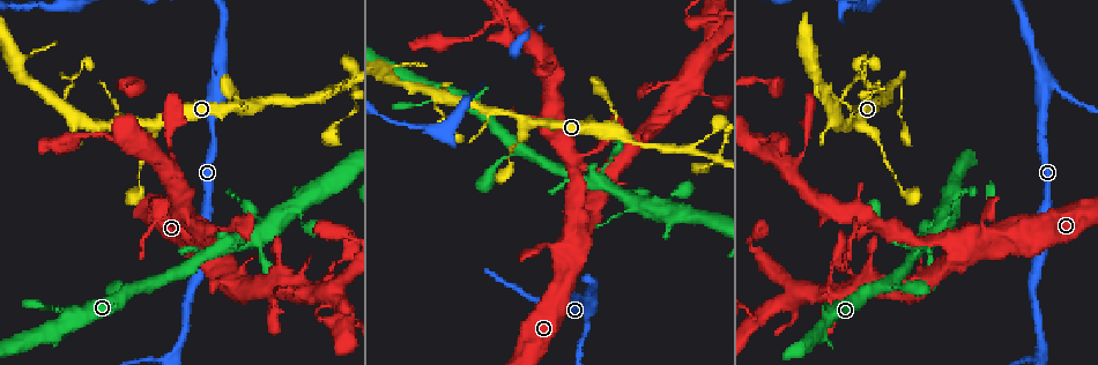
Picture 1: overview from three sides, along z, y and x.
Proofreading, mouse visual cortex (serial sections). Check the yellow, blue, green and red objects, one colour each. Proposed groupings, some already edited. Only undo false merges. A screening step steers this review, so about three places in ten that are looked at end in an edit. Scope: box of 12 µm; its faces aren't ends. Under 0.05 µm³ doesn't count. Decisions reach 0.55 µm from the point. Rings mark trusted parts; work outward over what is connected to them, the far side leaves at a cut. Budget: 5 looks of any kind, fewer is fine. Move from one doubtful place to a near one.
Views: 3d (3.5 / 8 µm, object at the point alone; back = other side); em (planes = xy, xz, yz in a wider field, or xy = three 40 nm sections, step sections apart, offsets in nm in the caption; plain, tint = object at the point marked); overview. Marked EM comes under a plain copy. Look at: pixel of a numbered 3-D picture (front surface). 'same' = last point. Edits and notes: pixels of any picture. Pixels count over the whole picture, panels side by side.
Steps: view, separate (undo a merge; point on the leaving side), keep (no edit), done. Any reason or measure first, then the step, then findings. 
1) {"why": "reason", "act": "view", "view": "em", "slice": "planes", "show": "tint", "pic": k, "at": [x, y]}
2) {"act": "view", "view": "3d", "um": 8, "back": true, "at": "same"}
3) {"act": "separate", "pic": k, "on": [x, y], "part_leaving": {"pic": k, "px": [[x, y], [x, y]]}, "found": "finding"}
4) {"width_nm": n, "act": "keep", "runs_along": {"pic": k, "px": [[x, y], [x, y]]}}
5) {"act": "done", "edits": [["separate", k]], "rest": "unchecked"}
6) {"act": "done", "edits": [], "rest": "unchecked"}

{"why": "three arms meet", "act": "view", "view": "3d", "um": 3.5, "pic": 1, "at": [219, 85]}

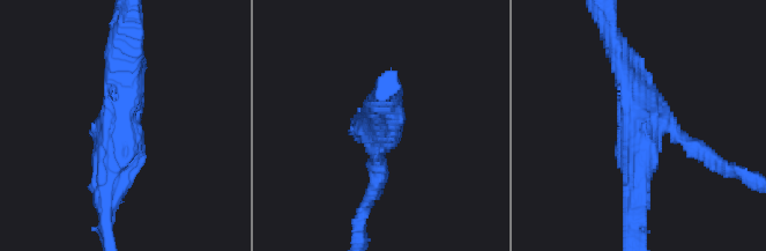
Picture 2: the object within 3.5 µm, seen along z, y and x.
{"arms": 3, "arm_widths_nm": [200, 350, 350], "why": "now the EM", "act": "view", "view": "em", "slice": "xy", "step": 2, "show": "tint", "pic": 2, "at": [380, 144]}

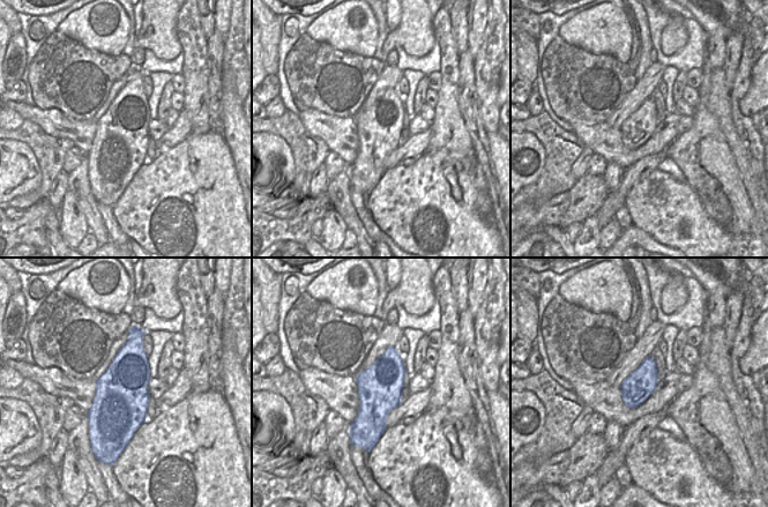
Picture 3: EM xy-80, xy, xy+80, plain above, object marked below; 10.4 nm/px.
{"act": "keep", "runs_along": {"pic": 2, "px": [[105, 194], [127, 49]]}, "found": "all the same cell"}

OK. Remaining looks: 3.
{"why": "sudden change in width", "act": "view", "view": "3d", "um": 3.5, "pic": 1, "at": [153, 122]}

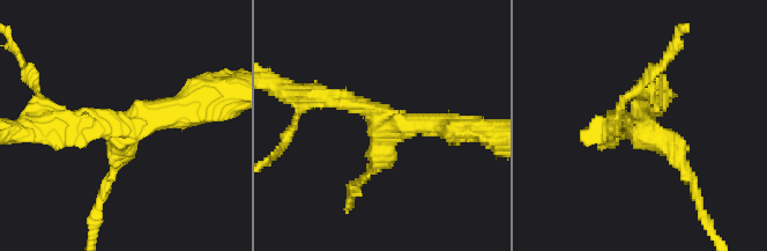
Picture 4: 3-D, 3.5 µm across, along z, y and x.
{"why": "now the EM", "act": "view", "view": "em", "slice": "planes", "show": "tint", "pic": 4, "at": [128, 127]}

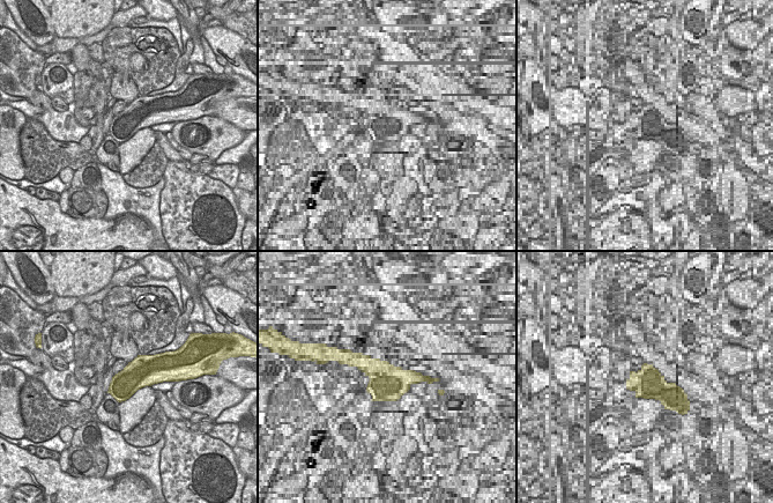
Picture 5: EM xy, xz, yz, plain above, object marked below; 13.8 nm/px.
{"width_nm": 420, "act": "keep", "runs_along": {"pic": 4, "px": [[460, 128], [388, 123], [321, 96]]}, "found": "all the same cell"}

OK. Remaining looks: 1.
{"act": "done", "edits": [], "rest": "unchecked"}

